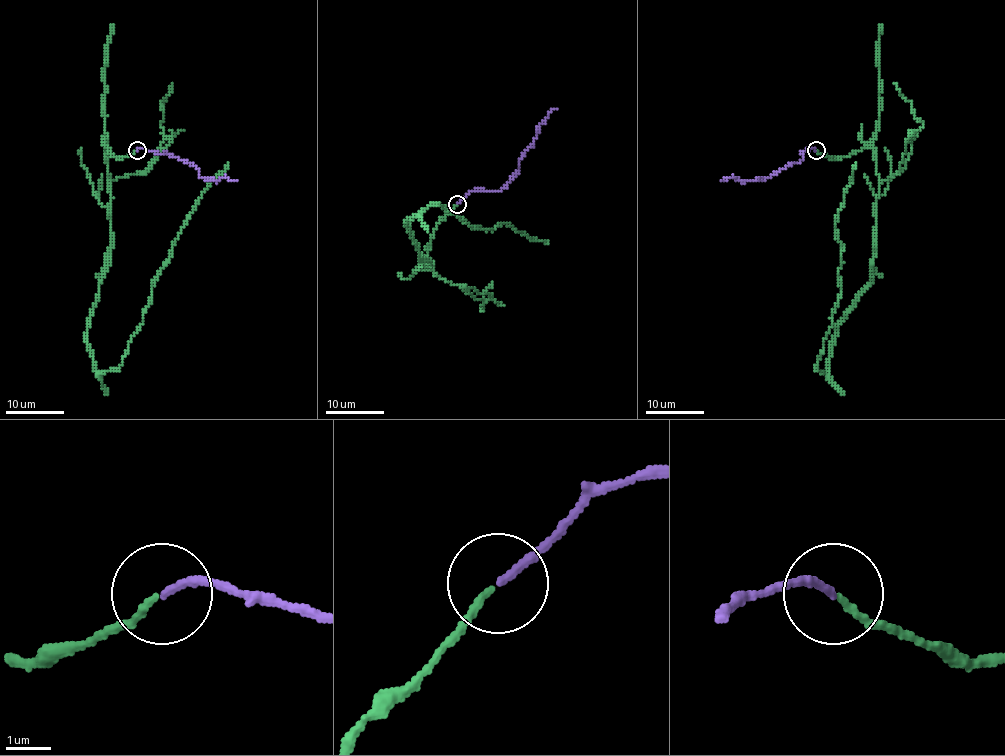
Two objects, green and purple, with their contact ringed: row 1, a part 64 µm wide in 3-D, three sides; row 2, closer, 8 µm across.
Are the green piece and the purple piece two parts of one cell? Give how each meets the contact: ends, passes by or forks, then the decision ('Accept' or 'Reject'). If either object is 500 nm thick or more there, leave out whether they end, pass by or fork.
At the ring green ends. At the ring purple ends. Accept

